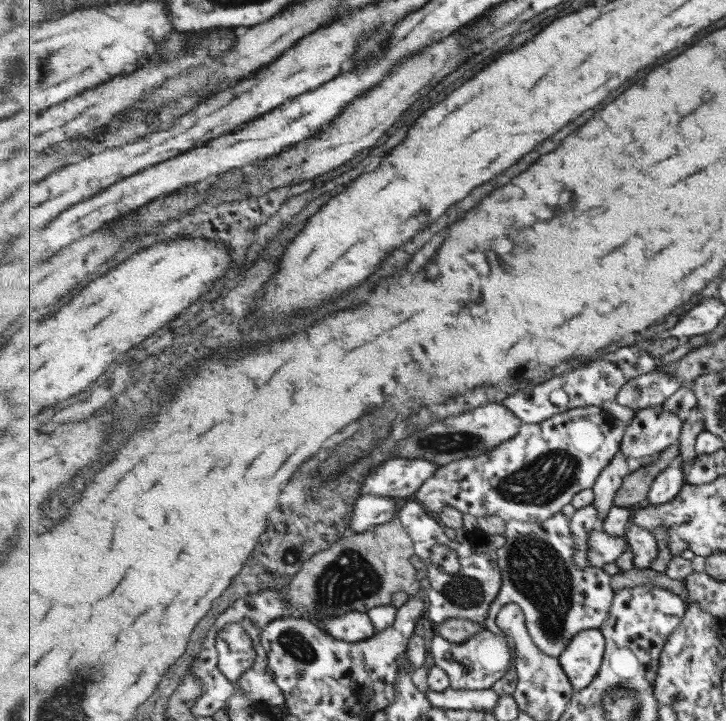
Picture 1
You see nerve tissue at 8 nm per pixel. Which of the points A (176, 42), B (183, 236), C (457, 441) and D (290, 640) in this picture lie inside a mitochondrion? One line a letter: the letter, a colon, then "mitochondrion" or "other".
A: other
B: other
C: mitochondrion
D: mitochondrion

